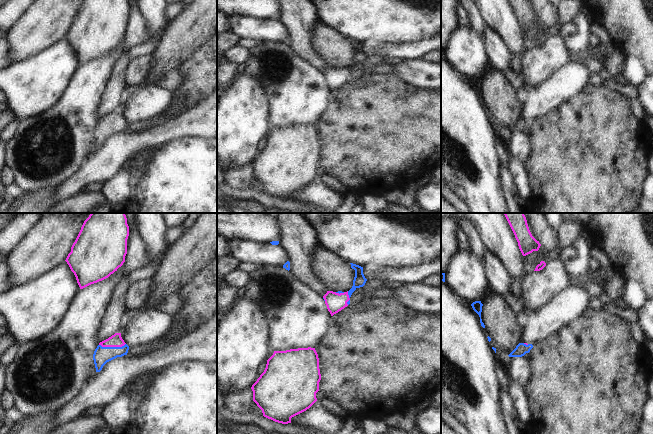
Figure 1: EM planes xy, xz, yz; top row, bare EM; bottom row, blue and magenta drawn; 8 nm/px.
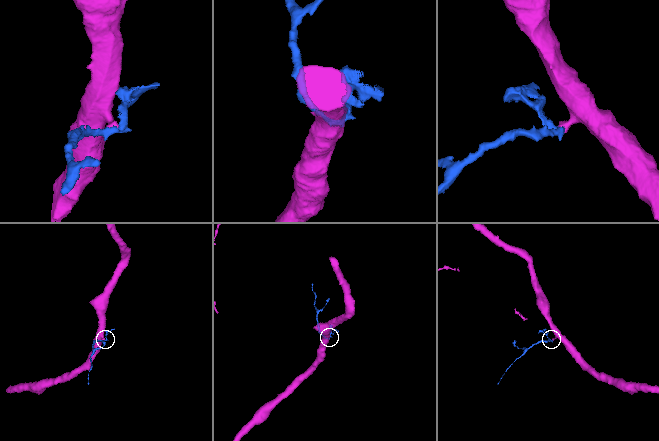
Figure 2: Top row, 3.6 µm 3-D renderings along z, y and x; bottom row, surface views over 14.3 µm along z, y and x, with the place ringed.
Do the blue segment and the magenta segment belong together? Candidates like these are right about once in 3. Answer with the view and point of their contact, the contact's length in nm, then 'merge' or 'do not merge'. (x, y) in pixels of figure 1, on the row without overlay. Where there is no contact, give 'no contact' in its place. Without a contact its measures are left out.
meets blue in xy at (112, 123); contact 220 nm long; merge

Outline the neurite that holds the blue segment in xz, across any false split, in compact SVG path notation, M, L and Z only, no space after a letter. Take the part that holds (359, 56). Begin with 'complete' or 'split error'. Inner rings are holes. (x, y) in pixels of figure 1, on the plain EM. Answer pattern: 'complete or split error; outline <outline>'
split error; outline M353 39L350 40L351 44L355 46L355 53L353 56L352 64L347 68L327 67L327 69L323 72L327 85L330 88L331 92L347 83L350 80L350 73L352 69L357 64L363 63L367 57L363 50L363 43Z

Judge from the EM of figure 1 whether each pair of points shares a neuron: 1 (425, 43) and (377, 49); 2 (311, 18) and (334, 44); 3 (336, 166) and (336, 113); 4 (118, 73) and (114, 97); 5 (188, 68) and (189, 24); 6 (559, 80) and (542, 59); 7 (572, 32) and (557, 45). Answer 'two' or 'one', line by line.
1: one
2: two
3: one
4: one
5: two
6: two
7: two

